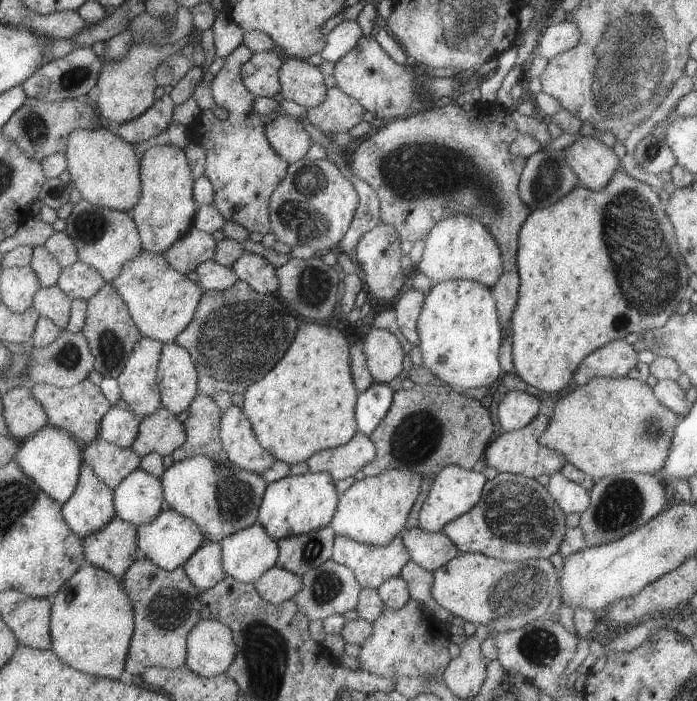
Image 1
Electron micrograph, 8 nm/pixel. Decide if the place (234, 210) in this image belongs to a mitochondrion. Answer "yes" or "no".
no

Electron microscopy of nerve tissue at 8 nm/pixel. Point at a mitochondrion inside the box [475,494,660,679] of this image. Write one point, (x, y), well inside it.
(515, 590)

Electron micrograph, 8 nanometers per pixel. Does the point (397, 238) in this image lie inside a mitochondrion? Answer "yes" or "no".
no

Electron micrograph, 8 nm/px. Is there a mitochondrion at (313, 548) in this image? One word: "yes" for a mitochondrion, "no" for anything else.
yes

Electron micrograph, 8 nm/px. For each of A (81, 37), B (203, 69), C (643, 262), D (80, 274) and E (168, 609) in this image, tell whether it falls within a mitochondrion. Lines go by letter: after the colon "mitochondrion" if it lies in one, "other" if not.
A: other
B: other
C: mitochondrion
D: other
E: mitochondrion

